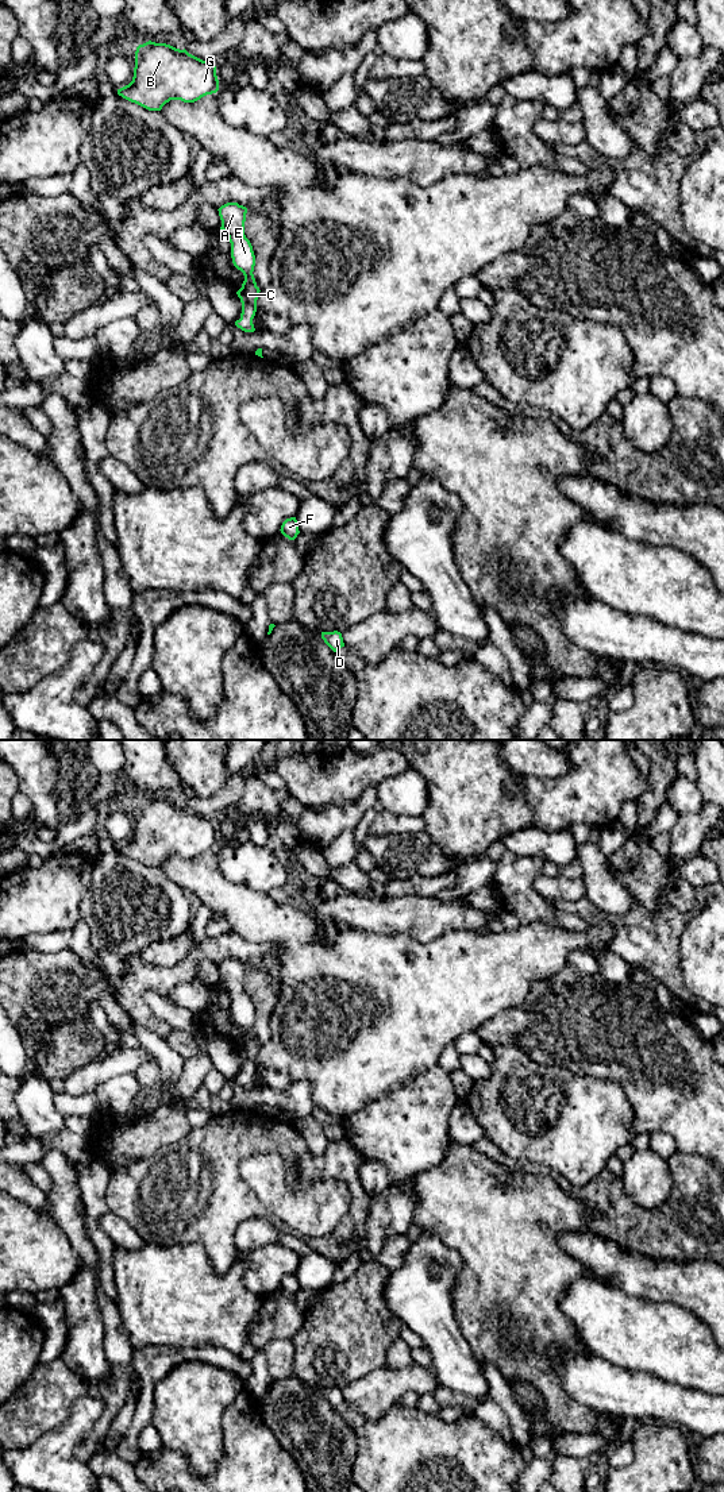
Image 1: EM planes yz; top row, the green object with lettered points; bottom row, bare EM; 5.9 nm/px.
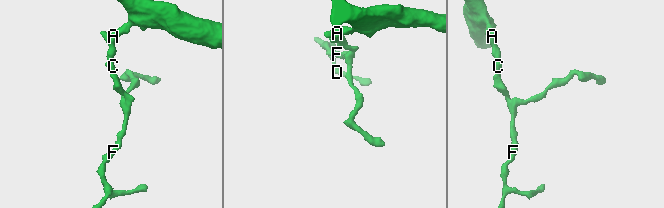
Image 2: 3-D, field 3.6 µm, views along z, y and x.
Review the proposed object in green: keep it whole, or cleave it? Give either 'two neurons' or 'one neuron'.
one neuron

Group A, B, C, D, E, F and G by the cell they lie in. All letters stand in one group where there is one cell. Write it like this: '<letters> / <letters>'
A B C D E F G

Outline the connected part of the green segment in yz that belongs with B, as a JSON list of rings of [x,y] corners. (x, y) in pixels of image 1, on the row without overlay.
[[[149,797],[136,803],[132,837],[118,851],[149,867],[161,867],[170,856],[195,859],[217,847],[215,818]]]

